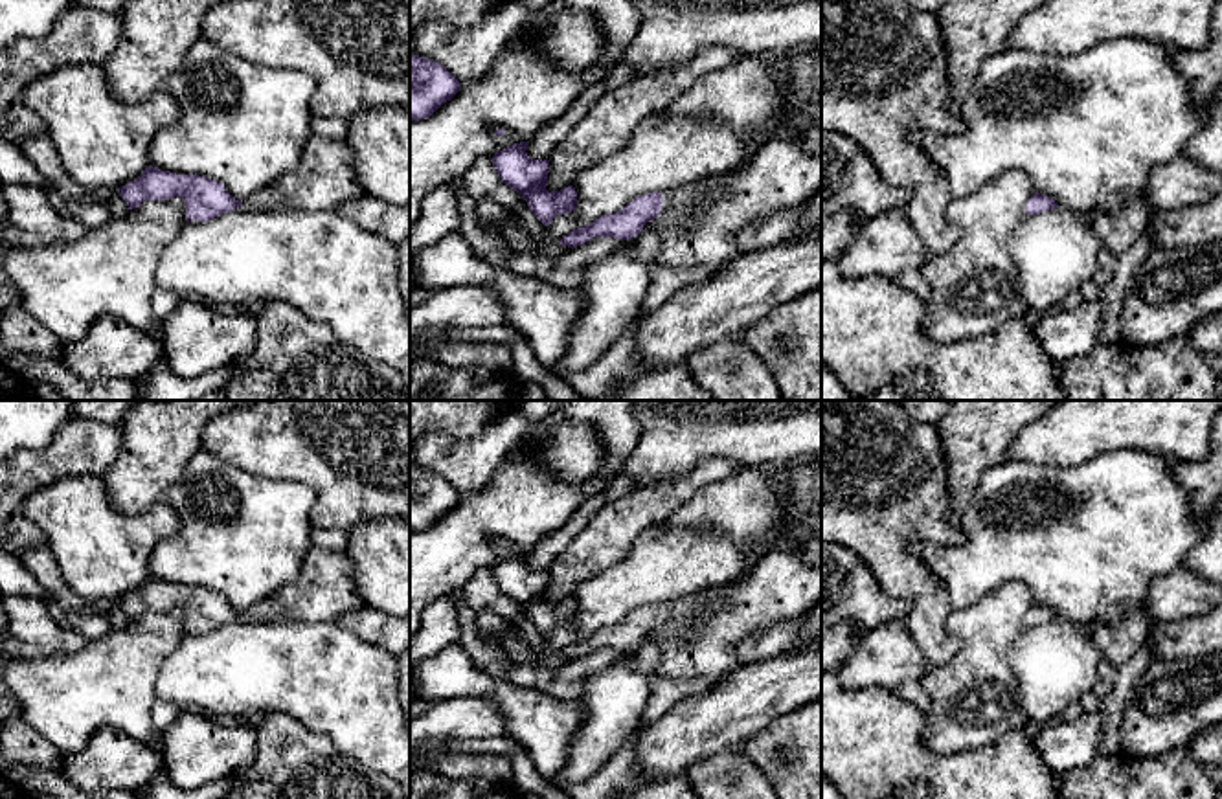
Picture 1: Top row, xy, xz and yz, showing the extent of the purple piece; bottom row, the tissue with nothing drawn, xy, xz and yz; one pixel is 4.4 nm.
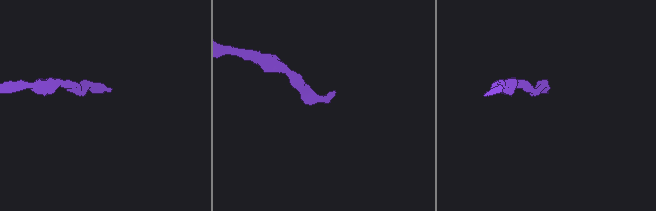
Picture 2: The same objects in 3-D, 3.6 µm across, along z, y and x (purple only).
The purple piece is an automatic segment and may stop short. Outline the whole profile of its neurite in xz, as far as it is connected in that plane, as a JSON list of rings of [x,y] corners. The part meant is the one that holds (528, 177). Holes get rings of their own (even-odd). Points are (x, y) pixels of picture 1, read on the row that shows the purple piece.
[[[520,141],[498,151],[491,160],[502,182],[520,193],[533,215],[548,226],[557,215],[575,209],[577,193],[573,186],[549,193],[549,160],[531,160],[526,151],[527,141]]]

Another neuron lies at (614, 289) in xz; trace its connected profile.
[[[652,220],[616,253],[583,270],[584,307],[570,331],[570,349],[560,360],[557,377],[579,373],[592,366],[630,321],[643,316],[643,299],[656,264],[662,237]]]

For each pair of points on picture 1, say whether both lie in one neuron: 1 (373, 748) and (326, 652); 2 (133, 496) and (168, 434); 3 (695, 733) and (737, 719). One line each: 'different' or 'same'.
1: same
2: same
3: same

